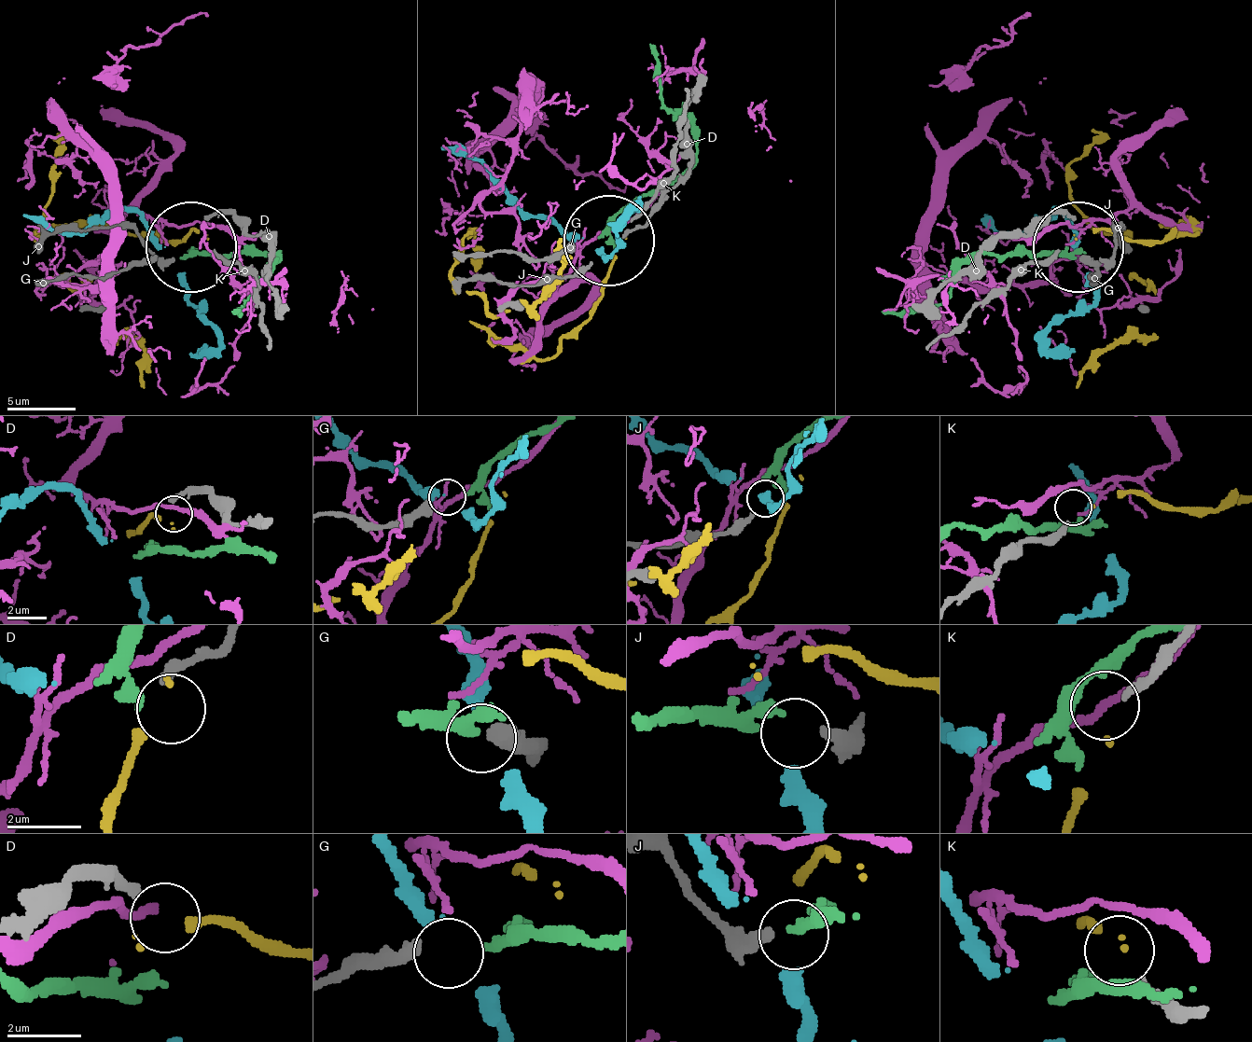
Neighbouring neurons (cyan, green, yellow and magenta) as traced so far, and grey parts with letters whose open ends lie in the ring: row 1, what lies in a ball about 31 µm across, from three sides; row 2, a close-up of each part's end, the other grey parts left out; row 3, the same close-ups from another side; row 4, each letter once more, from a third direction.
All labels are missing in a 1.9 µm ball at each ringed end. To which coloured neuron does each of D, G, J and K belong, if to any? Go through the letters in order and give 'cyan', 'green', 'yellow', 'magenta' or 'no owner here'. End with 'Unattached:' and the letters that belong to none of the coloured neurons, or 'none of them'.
D: no owner here
G: green
J: no owner here
K: yellow
Unattached: D, J

